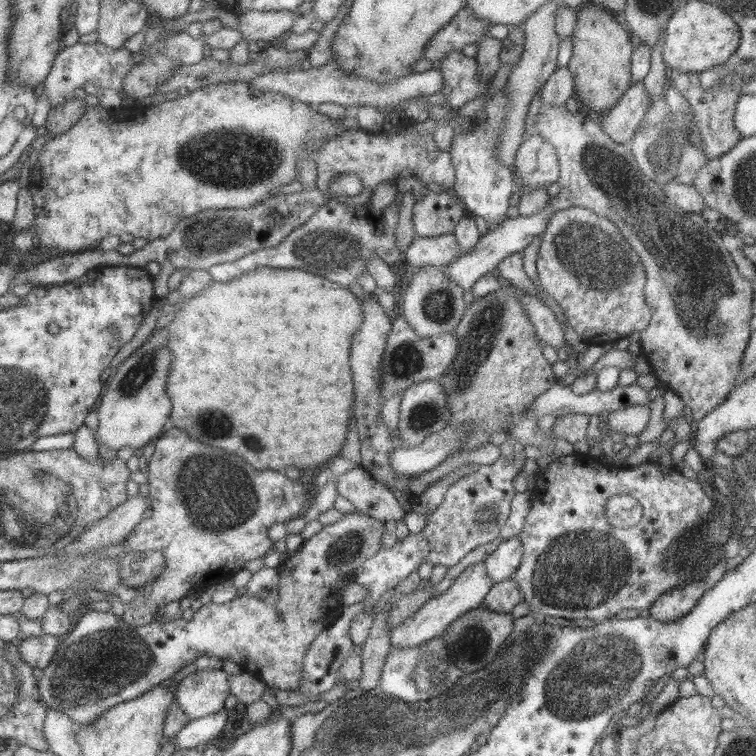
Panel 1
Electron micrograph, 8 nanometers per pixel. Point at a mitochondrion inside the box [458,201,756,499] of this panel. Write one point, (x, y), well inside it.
(662, 238)

